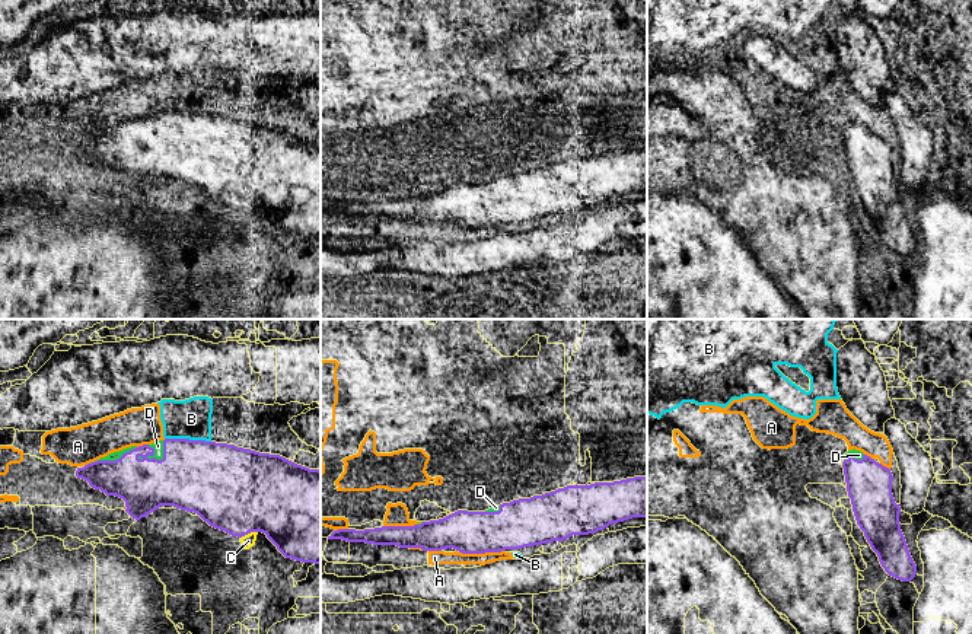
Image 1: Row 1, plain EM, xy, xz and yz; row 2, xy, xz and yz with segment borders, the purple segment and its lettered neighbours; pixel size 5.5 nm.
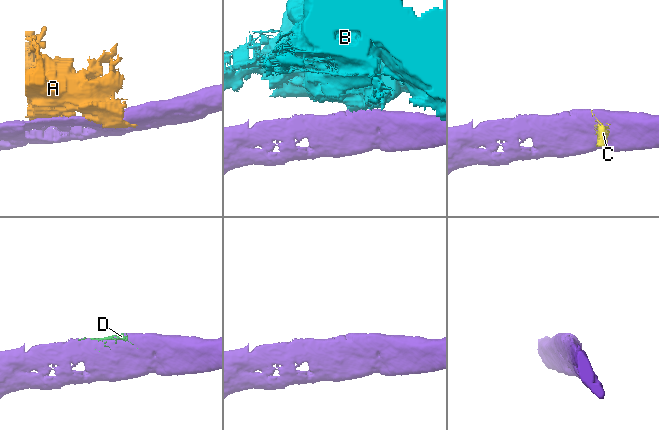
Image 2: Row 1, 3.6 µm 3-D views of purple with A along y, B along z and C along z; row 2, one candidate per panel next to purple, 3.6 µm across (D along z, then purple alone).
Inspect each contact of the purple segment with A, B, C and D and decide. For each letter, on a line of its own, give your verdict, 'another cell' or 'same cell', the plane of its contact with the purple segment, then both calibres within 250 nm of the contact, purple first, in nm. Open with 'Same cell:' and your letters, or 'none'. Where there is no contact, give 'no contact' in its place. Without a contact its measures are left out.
Same cell: D
A: another cell; meets purple in xz; 260 nm thick on the purple side, 80 nm on the other
B: another cell; meets purple in xy; 400 nm thick on the purple side, 220 nm on the other
C: another cell; meets purple in xy; 480 nm thick on the purple side, 70 nm on the other
D: same cell; meets purple in xy; 400 nm thick on the purple side, 60 nm on the other

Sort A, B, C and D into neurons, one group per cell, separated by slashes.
A C / B / D

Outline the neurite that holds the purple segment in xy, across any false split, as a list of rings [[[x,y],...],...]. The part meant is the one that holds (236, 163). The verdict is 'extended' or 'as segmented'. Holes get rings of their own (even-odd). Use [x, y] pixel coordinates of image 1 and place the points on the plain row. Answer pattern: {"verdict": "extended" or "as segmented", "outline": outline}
{"verdict": "extended", "outline": [[[165,112],[152,118],[131,120],[77,141],[76,150],[106,169],[125,175],[125,185],[136,194],[160,179],[197,187],[210,200],[242,211],[262,206],[286,230],[321,238],[321,143],[309,143],[280,128],[259,127],[227,117],[189,112]]]}

